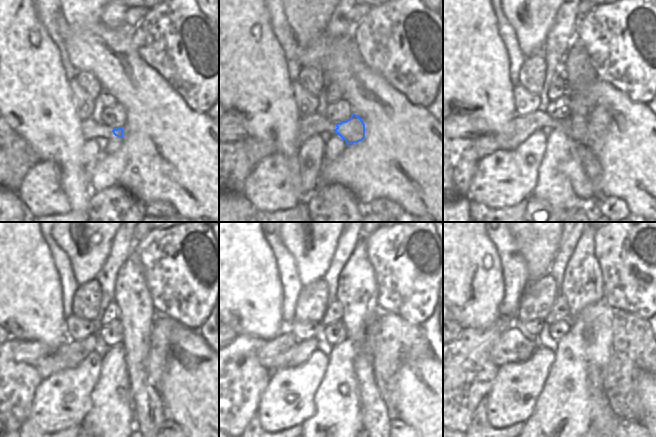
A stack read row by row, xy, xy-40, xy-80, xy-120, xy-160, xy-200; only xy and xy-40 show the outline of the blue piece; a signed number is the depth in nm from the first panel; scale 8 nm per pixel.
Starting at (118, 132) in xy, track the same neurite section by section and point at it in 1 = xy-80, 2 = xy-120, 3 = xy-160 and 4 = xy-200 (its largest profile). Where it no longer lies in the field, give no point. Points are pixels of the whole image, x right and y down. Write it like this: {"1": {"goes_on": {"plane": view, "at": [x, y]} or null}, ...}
{"1": {"goes_on": {"plane": "xy-80", "at": [579, 71]}}, "2": {"goes_on": {"plane": "xy-120", "at": [136, 311]}}, "3": {"goes_on": {"plane": "xy-160", "at": [357, 290]}}, "4": {"goes_on": {"plane": "xy-200", "at": [582, 286]}}}

